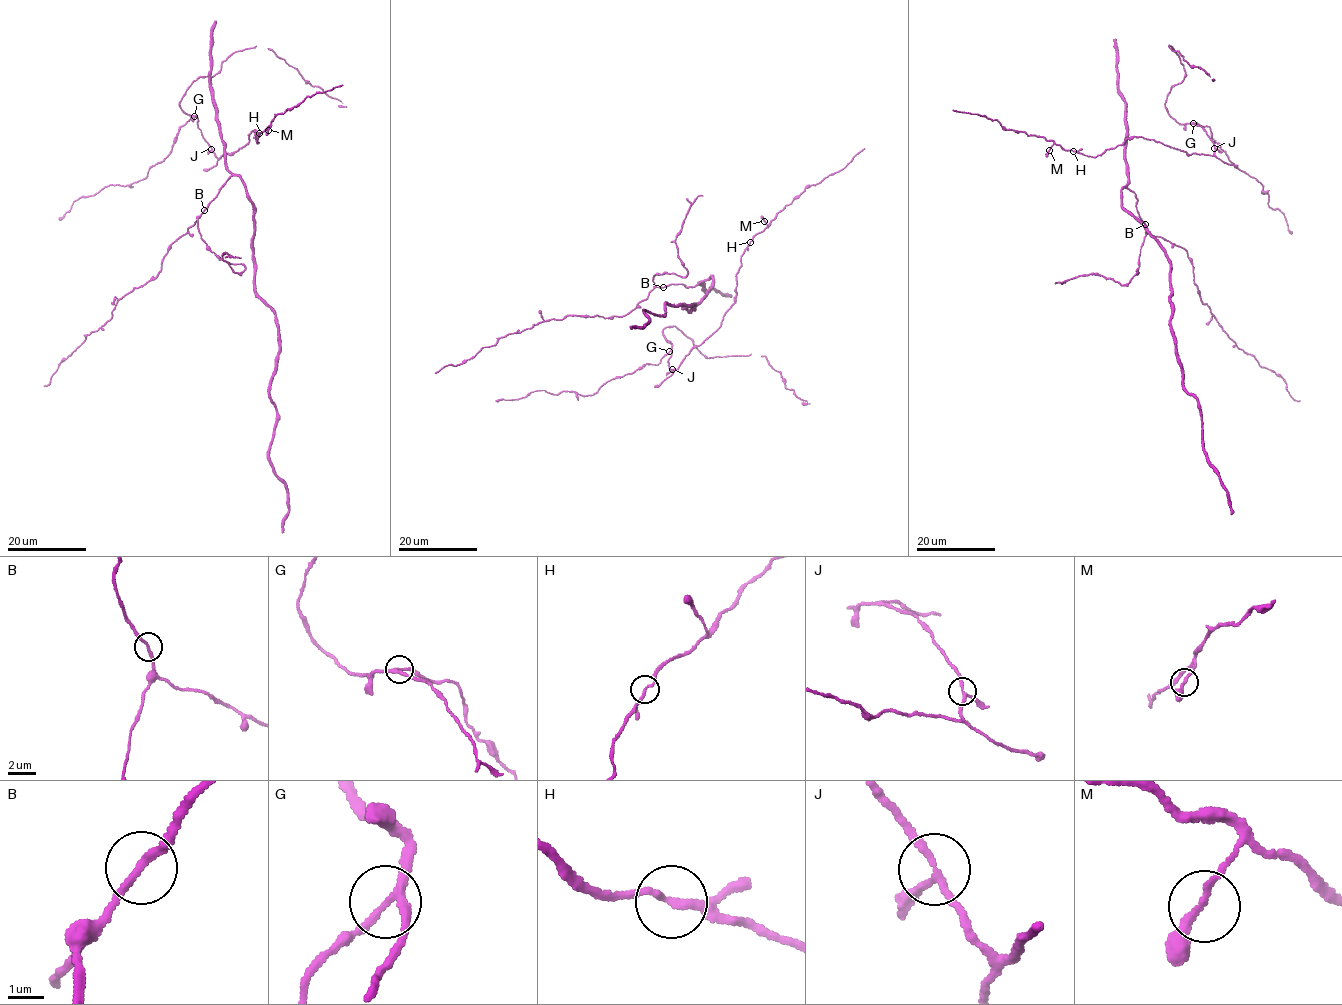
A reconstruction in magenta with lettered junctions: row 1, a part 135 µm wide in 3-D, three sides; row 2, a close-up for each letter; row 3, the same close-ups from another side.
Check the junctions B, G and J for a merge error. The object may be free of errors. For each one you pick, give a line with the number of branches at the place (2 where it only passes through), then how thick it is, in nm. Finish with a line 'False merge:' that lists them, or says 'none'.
J: branches 3; calibre 180 nm
False merge: J

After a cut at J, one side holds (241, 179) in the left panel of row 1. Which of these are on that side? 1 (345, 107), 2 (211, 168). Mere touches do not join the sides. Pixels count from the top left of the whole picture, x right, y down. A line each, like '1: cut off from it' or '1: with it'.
1: with it
2: cut off from it

